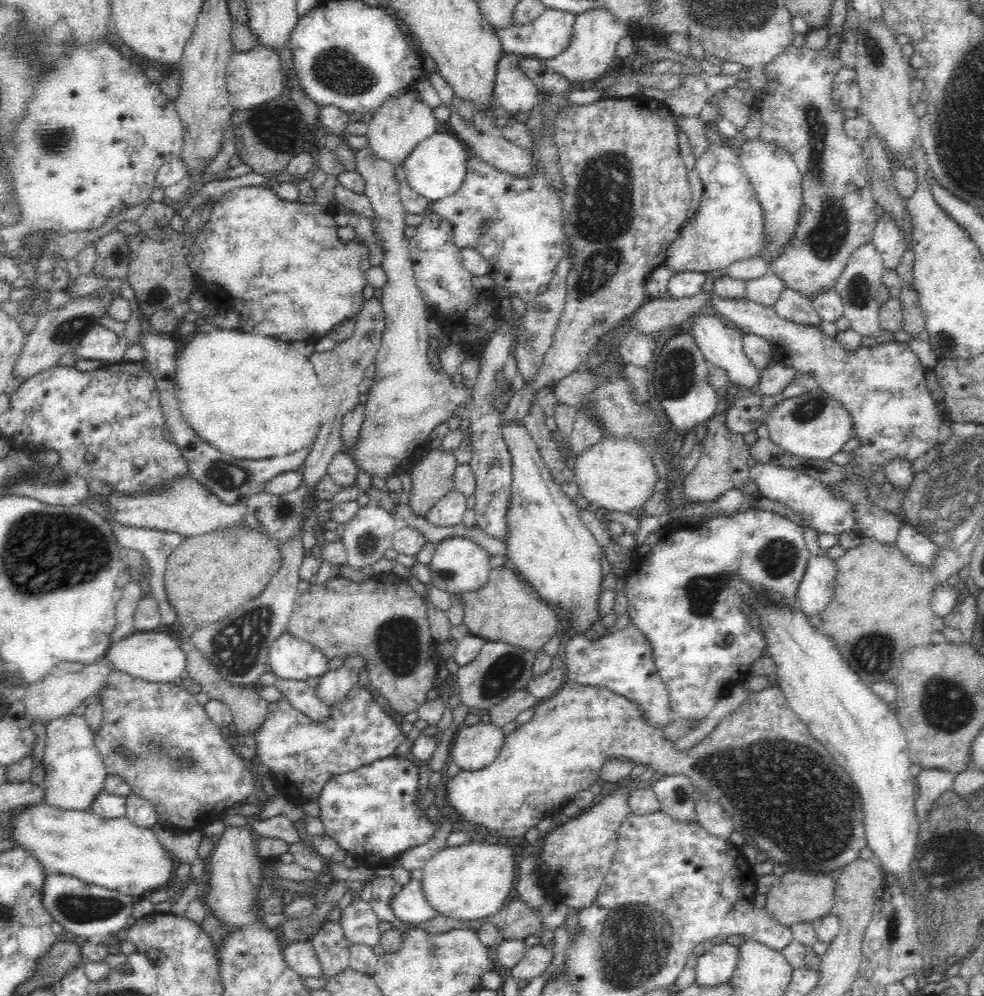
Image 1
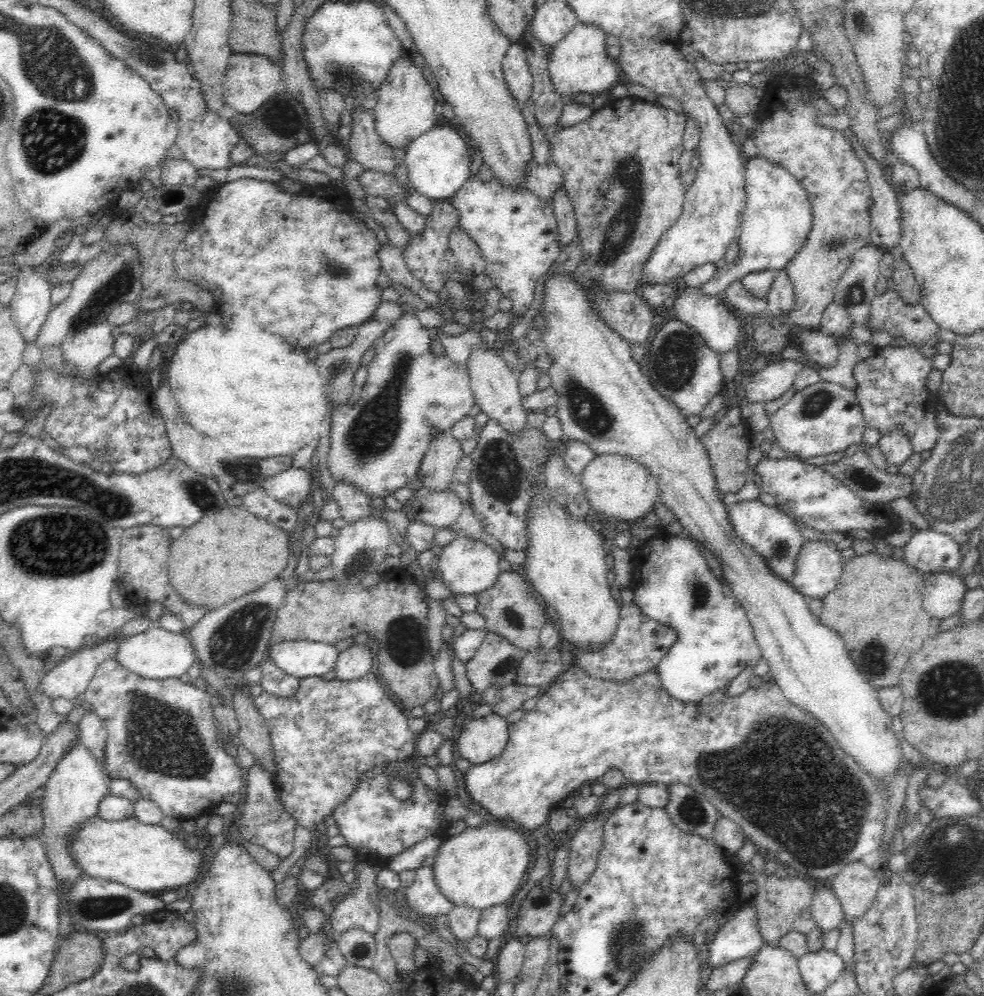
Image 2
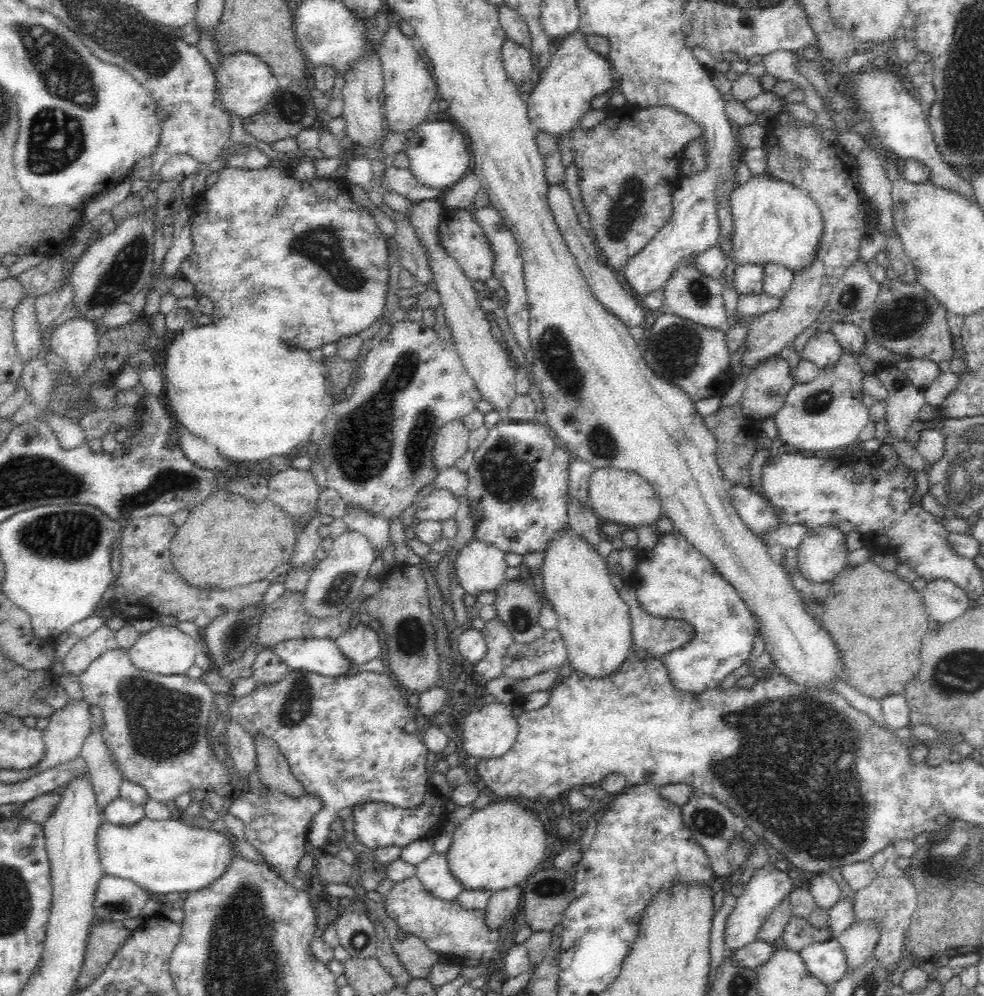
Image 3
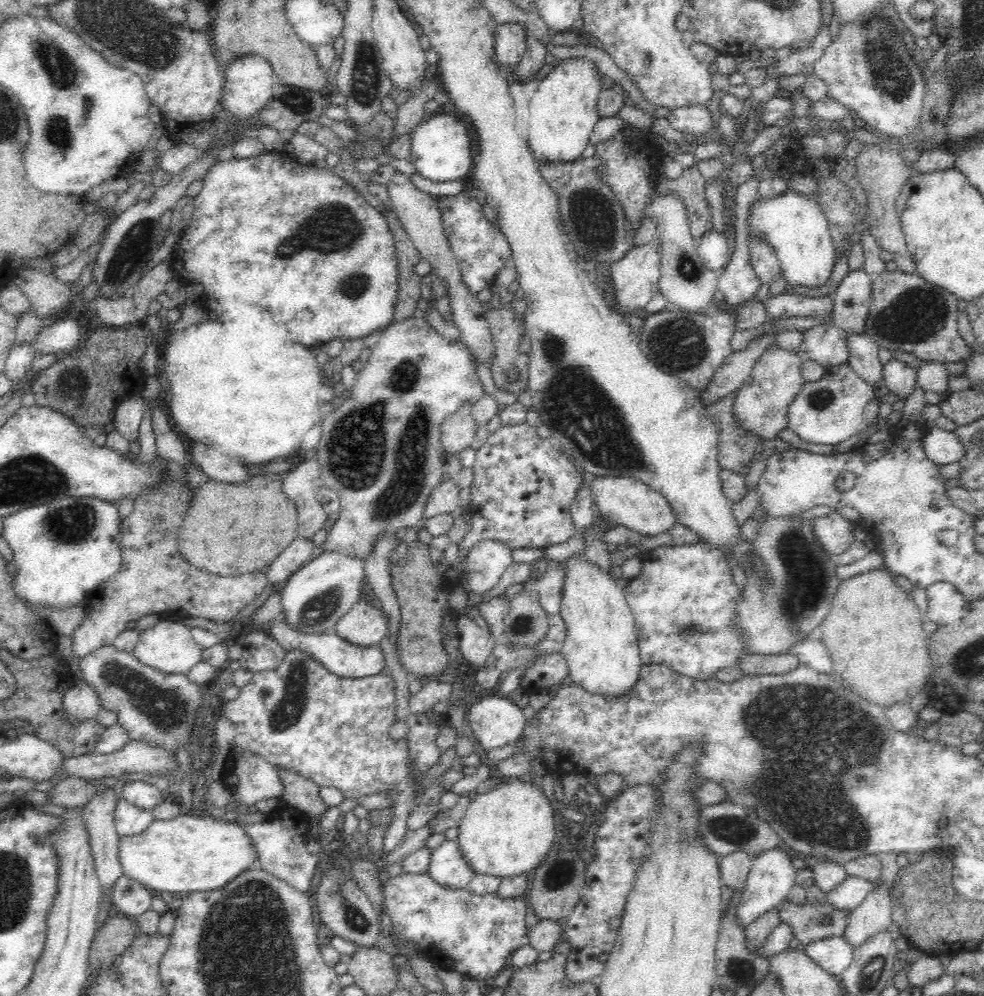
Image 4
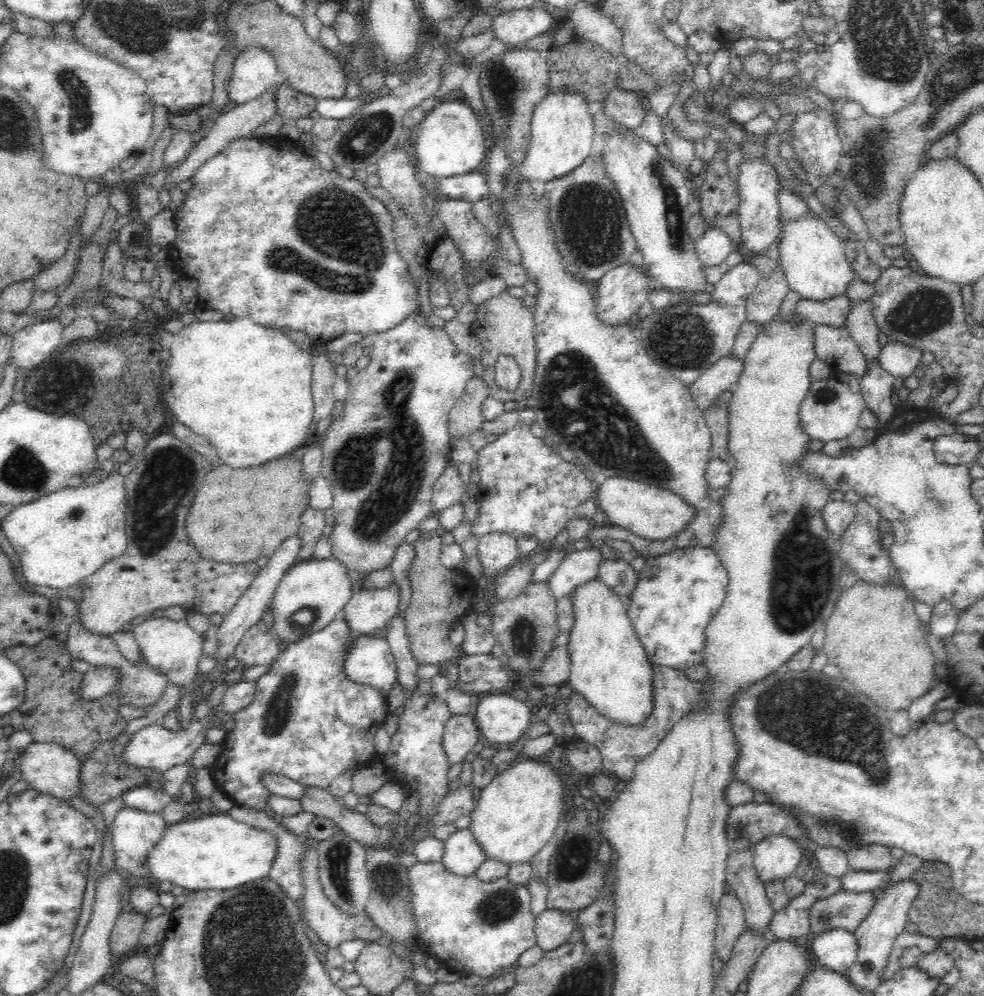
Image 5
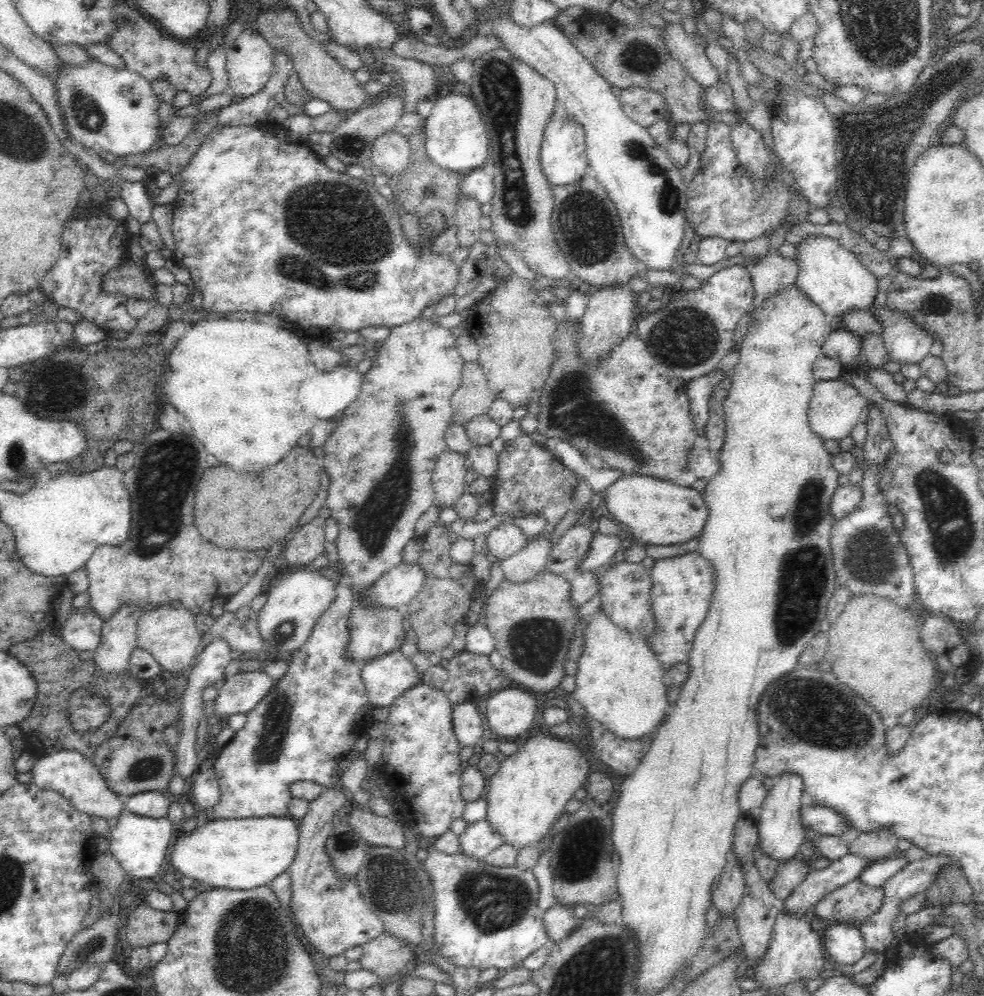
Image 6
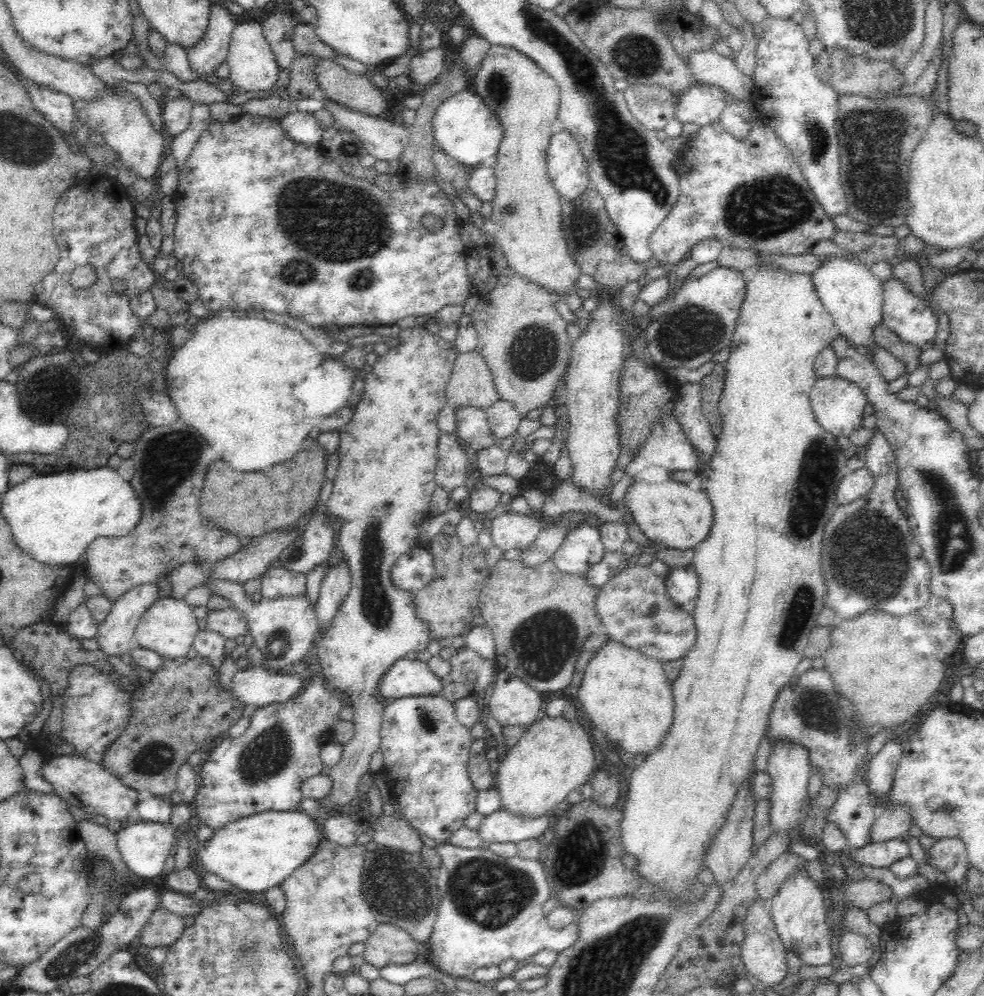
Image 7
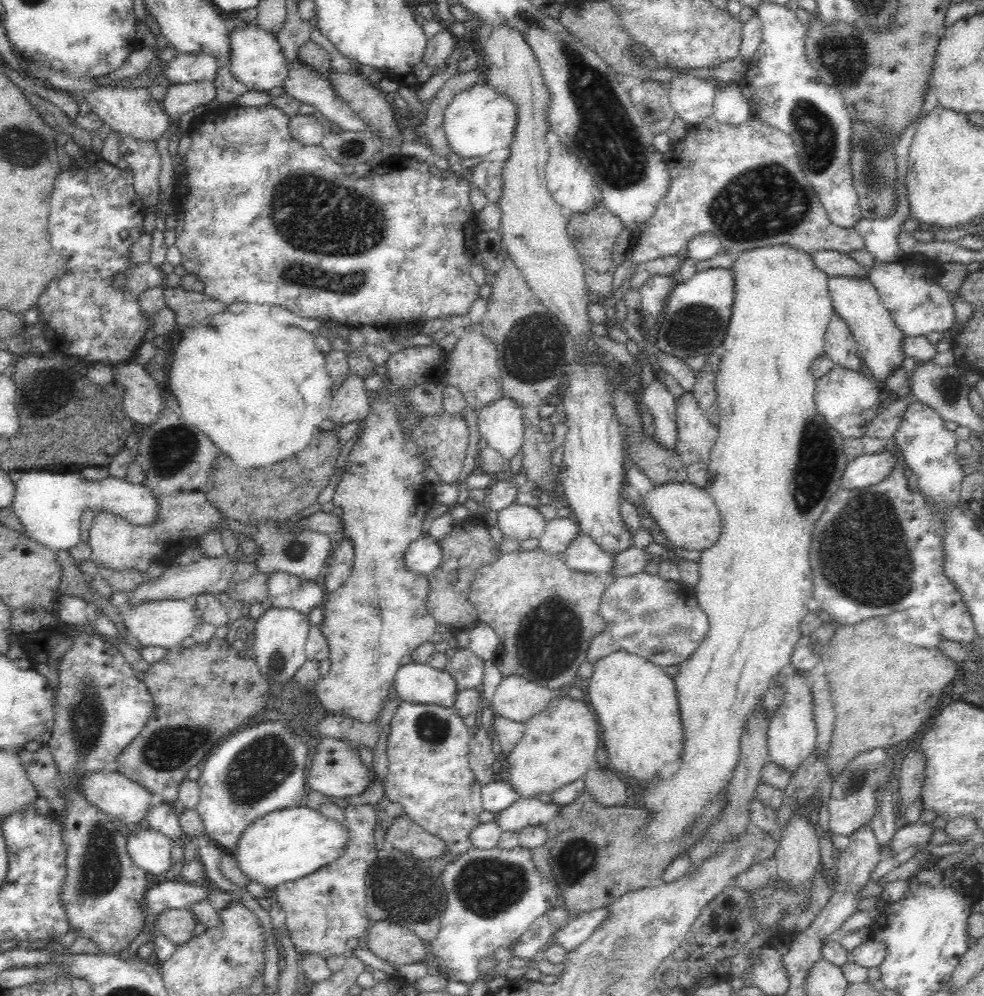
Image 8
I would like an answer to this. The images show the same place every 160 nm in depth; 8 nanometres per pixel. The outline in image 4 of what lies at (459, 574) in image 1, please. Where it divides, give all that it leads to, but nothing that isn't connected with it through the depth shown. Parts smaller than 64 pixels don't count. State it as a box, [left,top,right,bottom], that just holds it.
[464,540,512,595]

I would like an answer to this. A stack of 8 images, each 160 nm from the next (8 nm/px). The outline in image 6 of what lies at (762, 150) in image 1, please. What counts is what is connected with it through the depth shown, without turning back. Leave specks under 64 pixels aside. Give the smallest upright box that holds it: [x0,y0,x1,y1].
[794,234,878,318]

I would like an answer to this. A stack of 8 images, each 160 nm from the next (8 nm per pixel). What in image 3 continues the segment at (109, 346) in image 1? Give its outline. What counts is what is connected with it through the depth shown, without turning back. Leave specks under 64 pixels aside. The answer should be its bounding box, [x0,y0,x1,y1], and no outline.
[50,317,99,385]

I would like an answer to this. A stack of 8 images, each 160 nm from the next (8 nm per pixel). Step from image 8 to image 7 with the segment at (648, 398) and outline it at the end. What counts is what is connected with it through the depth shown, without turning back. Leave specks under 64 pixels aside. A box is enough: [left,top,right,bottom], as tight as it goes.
[624,416,702,477]

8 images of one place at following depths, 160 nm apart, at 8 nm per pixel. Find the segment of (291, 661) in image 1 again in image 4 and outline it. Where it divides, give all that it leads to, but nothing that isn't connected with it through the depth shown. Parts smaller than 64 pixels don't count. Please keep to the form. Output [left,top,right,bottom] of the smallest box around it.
[266,615,385,681]

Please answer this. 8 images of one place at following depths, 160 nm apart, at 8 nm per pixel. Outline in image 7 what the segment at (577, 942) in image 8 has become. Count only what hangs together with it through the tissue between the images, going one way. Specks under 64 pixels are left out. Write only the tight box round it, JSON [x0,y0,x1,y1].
[430,843,578,978]

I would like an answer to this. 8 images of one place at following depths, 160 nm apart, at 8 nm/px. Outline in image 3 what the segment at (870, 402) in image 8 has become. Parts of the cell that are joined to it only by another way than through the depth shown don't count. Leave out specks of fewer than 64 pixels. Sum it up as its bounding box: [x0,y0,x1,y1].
[773,348,869,452]

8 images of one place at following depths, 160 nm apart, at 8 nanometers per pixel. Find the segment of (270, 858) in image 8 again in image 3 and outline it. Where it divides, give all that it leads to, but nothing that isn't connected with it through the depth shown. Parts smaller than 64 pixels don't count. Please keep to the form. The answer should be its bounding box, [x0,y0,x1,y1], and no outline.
[96,816,238,897]

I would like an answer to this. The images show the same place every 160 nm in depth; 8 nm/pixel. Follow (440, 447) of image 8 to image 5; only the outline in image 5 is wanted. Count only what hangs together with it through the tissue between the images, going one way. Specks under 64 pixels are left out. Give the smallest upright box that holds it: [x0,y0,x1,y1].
[430,465,467,514]

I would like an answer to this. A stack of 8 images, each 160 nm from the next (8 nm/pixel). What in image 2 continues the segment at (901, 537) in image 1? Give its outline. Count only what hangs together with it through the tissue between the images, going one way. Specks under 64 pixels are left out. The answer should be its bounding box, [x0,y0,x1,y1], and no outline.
[903,529,960,576]

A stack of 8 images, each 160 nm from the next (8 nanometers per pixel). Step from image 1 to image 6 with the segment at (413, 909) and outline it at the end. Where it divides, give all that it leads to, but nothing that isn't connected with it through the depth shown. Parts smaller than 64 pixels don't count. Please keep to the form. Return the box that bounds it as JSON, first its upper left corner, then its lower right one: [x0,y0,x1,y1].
[458,819,502,861]

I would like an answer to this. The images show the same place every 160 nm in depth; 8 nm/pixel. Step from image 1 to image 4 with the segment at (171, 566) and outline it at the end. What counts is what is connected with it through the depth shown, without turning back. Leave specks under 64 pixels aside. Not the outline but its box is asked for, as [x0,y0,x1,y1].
[177,474,299,576]

